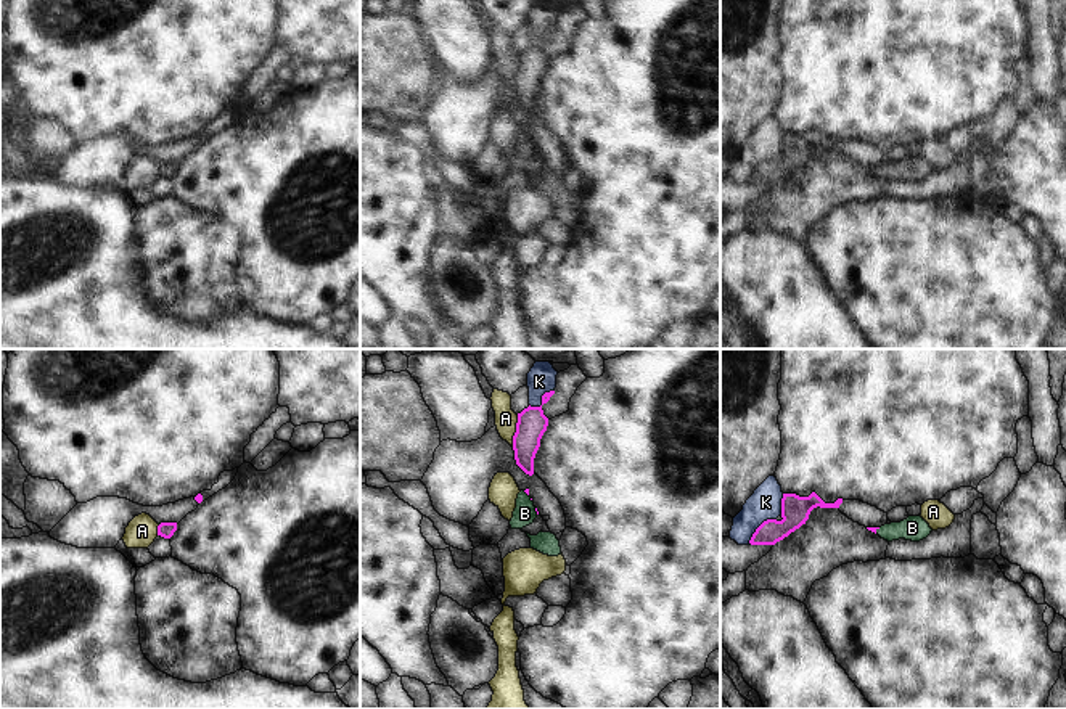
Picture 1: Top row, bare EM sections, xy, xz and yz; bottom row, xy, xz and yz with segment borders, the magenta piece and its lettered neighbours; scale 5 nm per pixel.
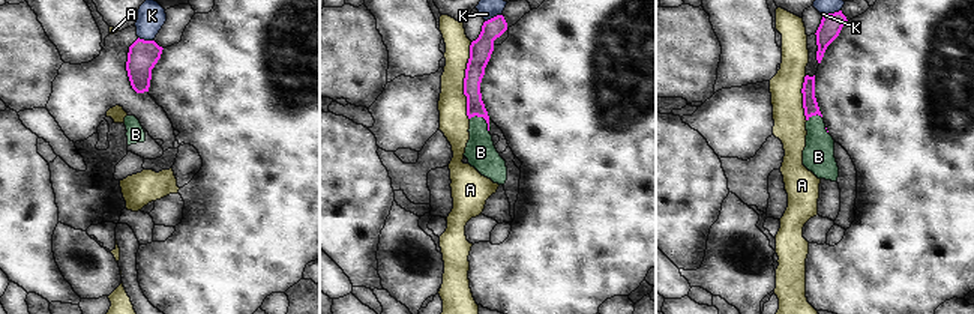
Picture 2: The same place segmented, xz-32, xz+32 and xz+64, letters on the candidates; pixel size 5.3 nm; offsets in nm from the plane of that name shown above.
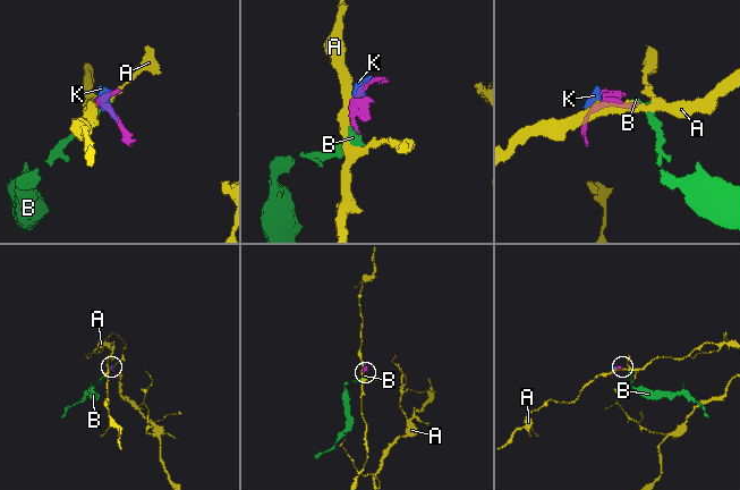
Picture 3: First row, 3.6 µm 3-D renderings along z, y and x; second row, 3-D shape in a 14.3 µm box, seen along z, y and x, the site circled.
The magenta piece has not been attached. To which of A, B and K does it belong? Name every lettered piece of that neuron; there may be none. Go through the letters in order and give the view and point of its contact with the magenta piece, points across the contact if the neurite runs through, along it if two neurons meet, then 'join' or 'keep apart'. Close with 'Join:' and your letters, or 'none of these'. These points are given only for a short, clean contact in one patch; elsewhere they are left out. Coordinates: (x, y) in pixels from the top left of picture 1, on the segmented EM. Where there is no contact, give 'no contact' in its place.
A: contact xz (516, 431); border xz (518, 415), (512, 446); keep apart
B: contact yz (875, 531); way yz (873, 529), (875, 531), (914, 528); join
K: contact yz (759, 526); keep apart
Join: B

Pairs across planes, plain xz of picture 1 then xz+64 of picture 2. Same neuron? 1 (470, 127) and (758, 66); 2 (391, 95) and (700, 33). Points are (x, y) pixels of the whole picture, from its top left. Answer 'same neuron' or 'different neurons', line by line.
1: different neurons
2: same neuron

